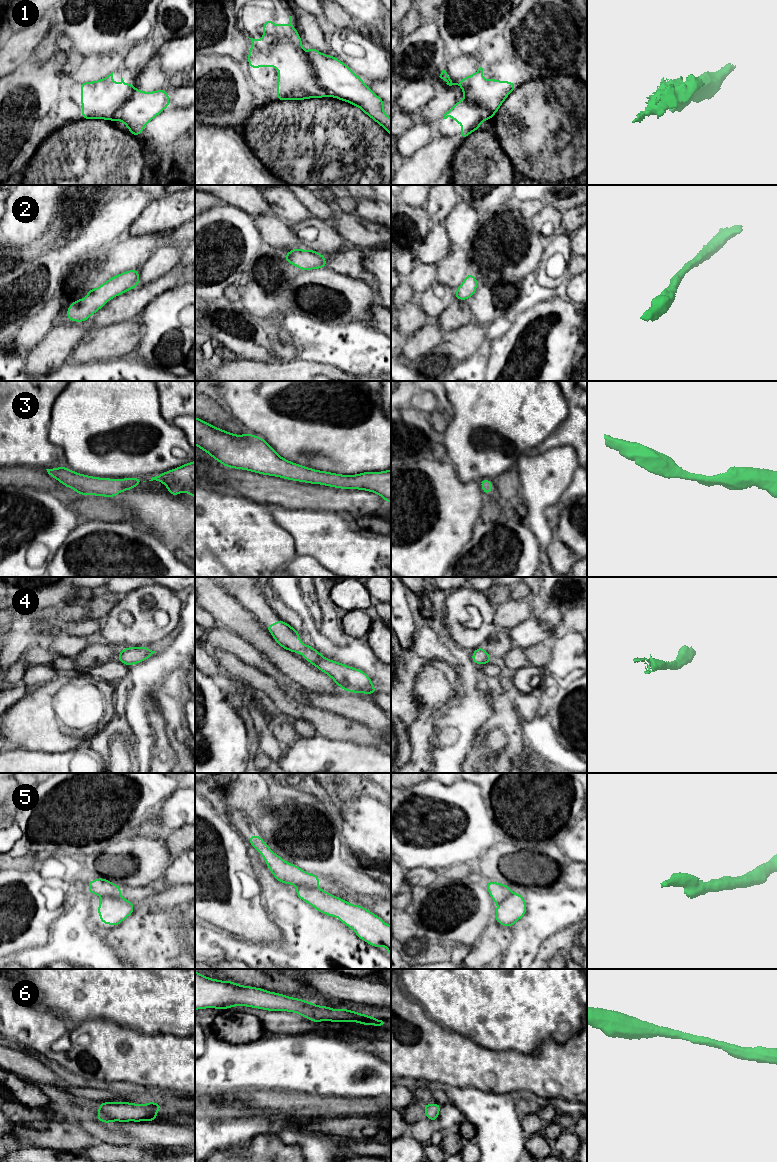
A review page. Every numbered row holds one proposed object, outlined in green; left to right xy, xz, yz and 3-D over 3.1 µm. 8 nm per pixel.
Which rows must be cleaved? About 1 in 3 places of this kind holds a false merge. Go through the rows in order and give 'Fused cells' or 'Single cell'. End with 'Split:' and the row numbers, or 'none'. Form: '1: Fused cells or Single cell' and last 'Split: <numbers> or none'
1: Fused cells
2: Single cell
3: Single cell
4: Single cell
5: Fused cells
6: Single cell
Split: 1, 5

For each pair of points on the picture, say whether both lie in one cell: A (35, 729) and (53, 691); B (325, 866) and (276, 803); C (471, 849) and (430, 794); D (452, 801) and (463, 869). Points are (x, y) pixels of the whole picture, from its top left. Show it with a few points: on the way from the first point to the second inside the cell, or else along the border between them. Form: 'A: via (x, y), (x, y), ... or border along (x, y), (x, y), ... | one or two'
A: via (35, 720), (38, 706), (44, 700) | one
B: via (302, 856), (272, 842), (275, 826) | one
C: via (469, 831), (468, 813), (448, 801) | one
D: border along (466, 863), (453, 865), (445, 870) | two

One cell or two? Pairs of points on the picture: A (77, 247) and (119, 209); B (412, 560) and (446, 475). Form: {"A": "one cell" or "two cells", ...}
{"A": "one cell", "B": "one cell"}

